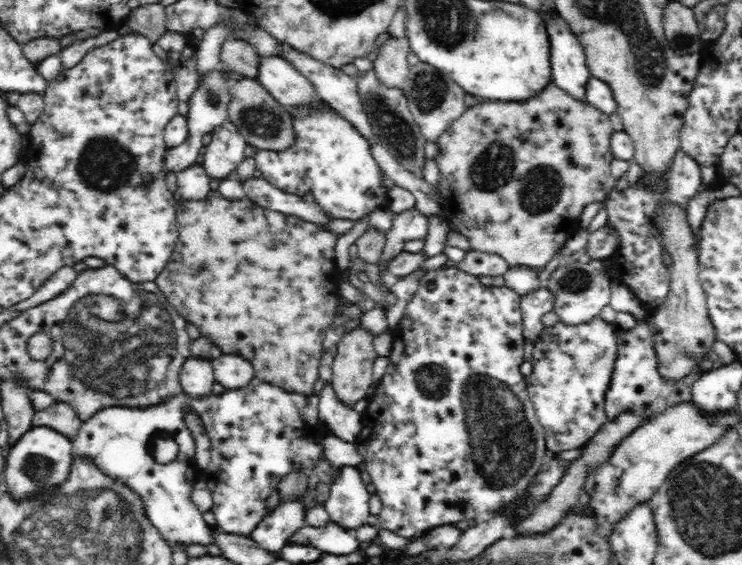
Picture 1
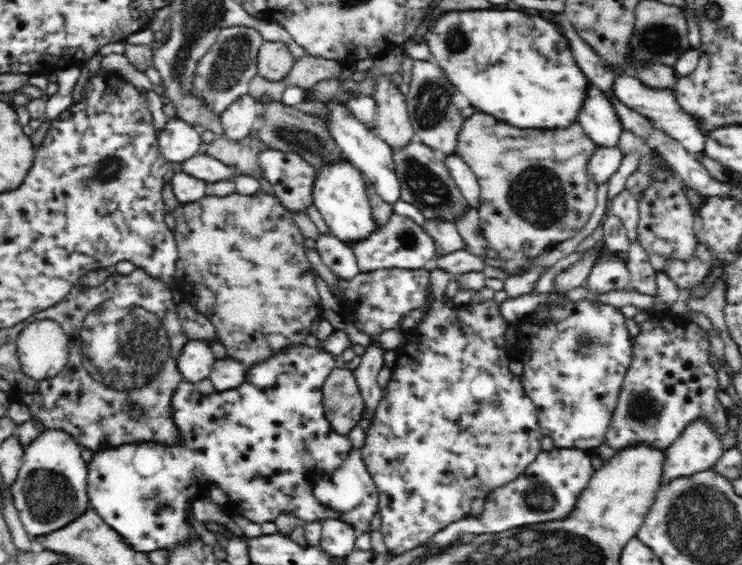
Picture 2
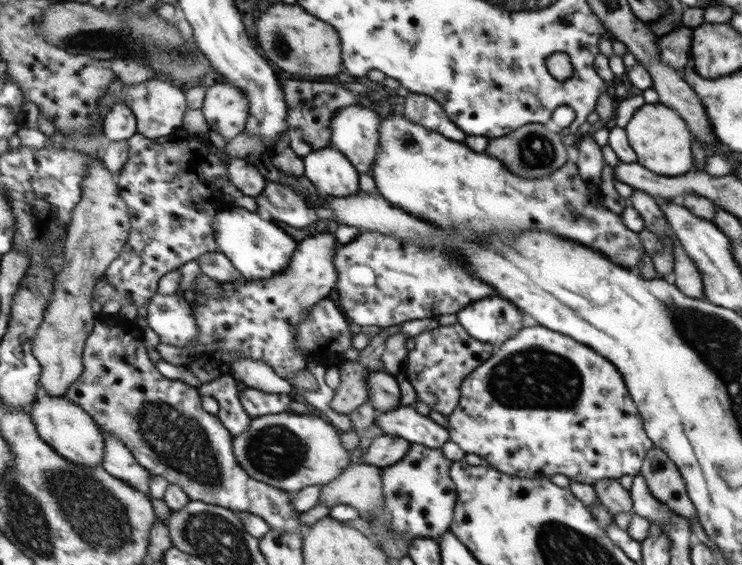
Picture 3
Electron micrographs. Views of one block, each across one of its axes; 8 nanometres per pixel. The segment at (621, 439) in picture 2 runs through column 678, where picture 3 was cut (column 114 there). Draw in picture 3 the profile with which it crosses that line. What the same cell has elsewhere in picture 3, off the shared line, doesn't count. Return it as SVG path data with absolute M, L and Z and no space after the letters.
M118 314L99 316L85 351L85 374L73 384L67 397L82 405L97 420L105 434L124 441L139 463L152 474L182 486L192 501L203 500L237 512L253 512L262 517L271 529L301 532L302 513L294 508L293 494L250 476L237 459L233 433L226 428L219 415L204 410L198 387L190 386L180 379L166 378L158 370L148 354L143 332L135 321L126 320Z

